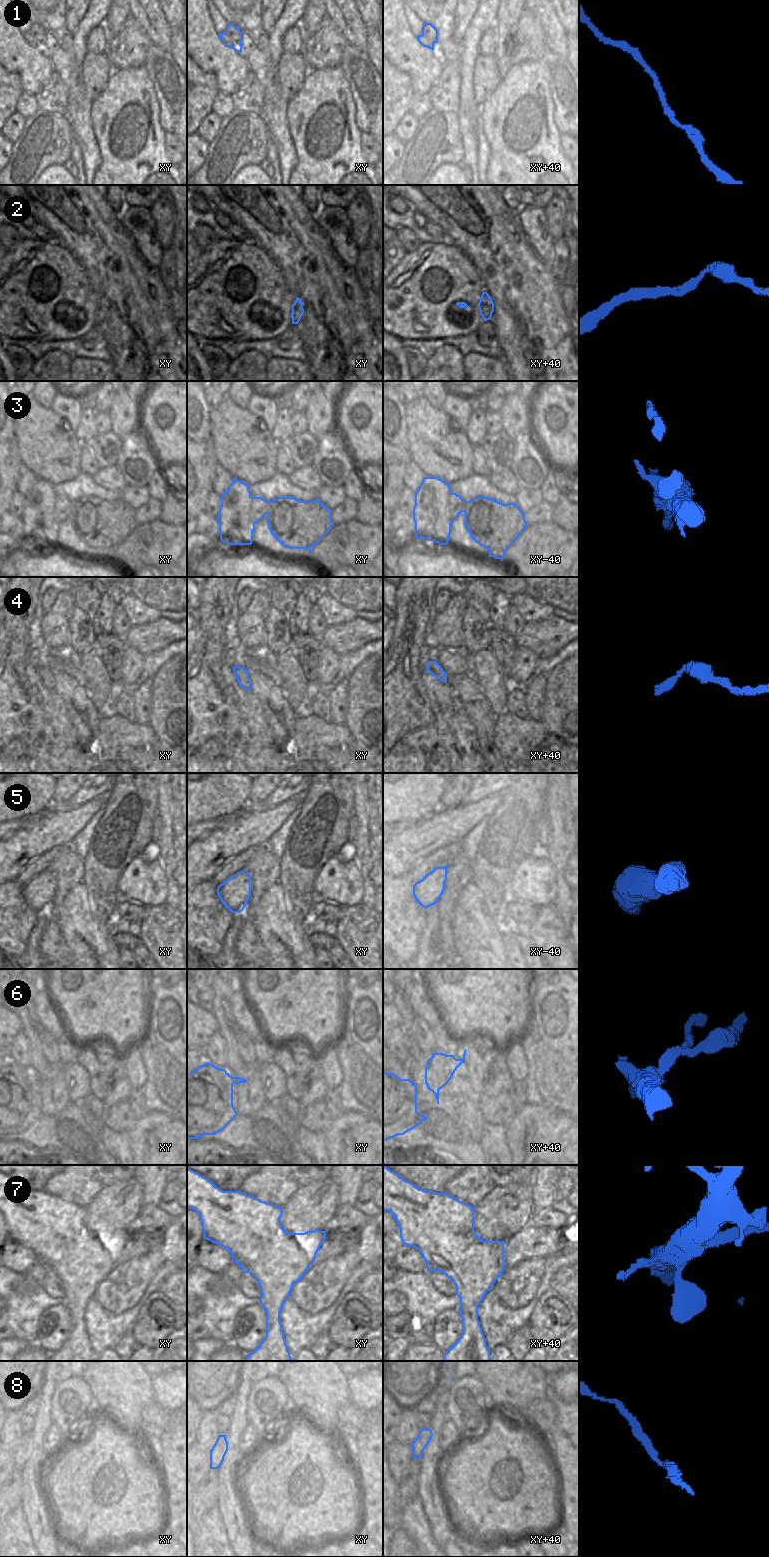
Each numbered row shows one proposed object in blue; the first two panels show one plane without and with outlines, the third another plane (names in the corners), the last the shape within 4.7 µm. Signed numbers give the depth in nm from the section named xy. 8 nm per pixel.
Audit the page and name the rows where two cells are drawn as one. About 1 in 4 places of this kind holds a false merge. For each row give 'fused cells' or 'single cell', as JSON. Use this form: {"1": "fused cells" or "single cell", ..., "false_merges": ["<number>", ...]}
{"1": "single cell", "2": "single cell", "3": "fused cells", "4": "single cell", "5": "single cell", "6": "fused cells", "7": "single cell", "8": "single cell", "false_merges": ["3", "6"]}

